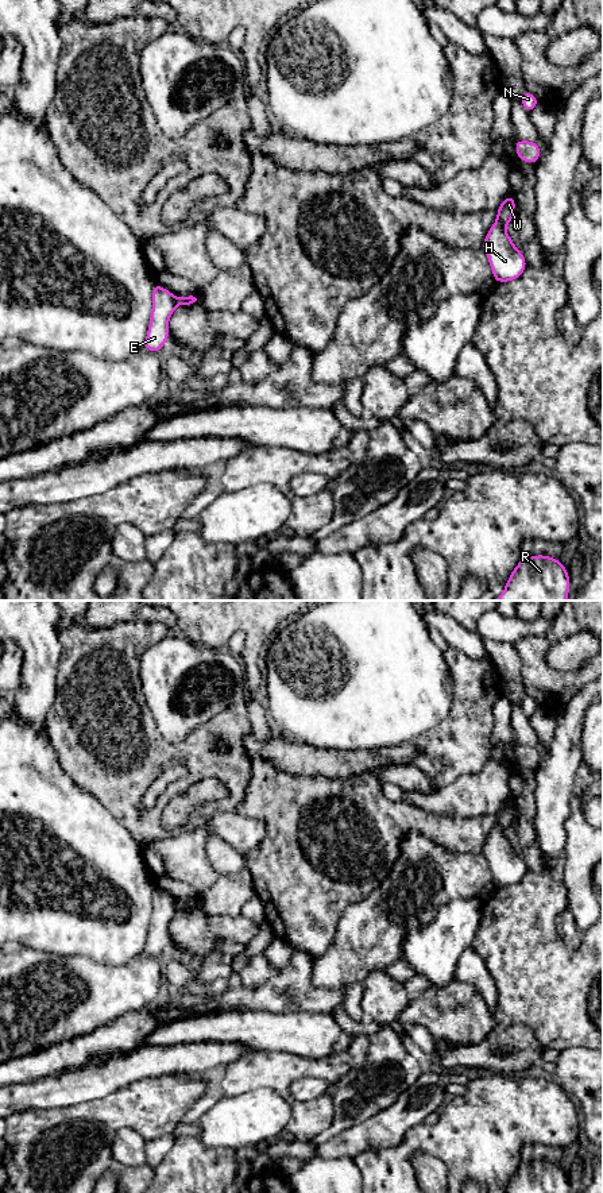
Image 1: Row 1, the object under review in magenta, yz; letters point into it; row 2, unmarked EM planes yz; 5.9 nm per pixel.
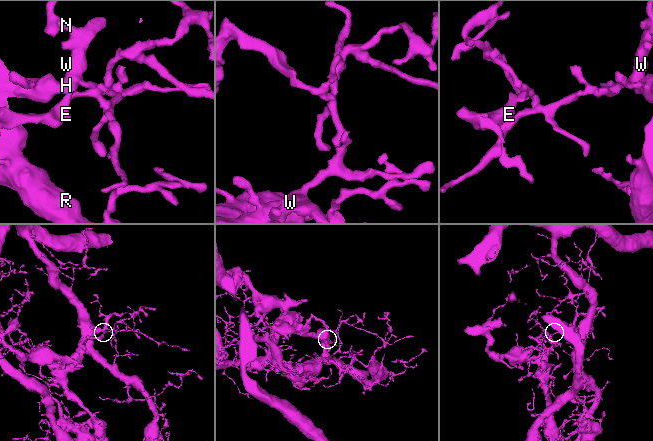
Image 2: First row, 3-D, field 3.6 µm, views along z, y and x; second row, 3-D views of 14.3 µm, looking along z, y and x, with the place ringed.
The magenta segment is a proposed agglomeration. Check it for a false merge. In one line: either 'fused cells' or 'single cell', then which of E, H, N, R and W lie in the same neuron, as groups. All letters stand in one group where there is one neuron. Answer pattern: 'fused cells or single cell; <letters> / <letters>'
fused cells; E / H N R W

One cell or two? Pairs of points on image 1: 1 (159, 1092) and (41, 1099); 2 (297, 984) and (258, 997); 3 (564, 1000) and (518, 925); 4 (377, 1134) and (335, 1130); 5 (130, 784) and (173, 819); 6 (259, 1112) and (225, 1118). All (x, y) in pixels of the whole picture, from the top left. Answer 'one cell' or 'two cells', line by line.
1: two cells
2: one cell
3: one cell
4: two cells
5: two cells
6: one cell

